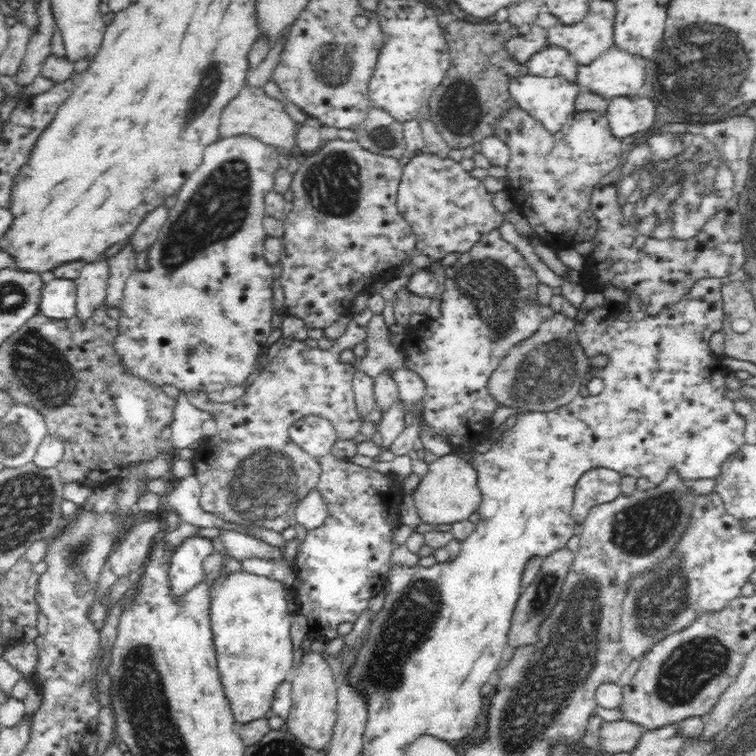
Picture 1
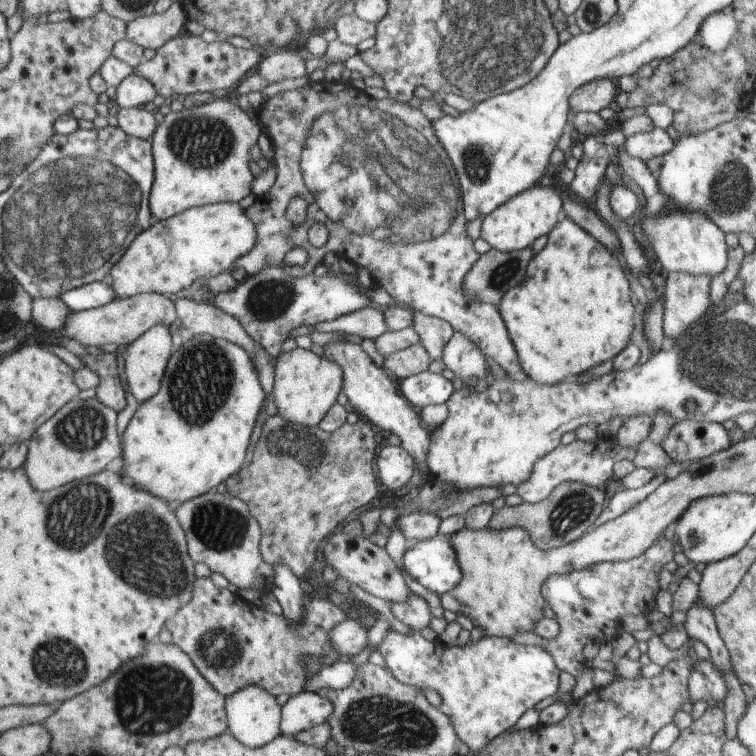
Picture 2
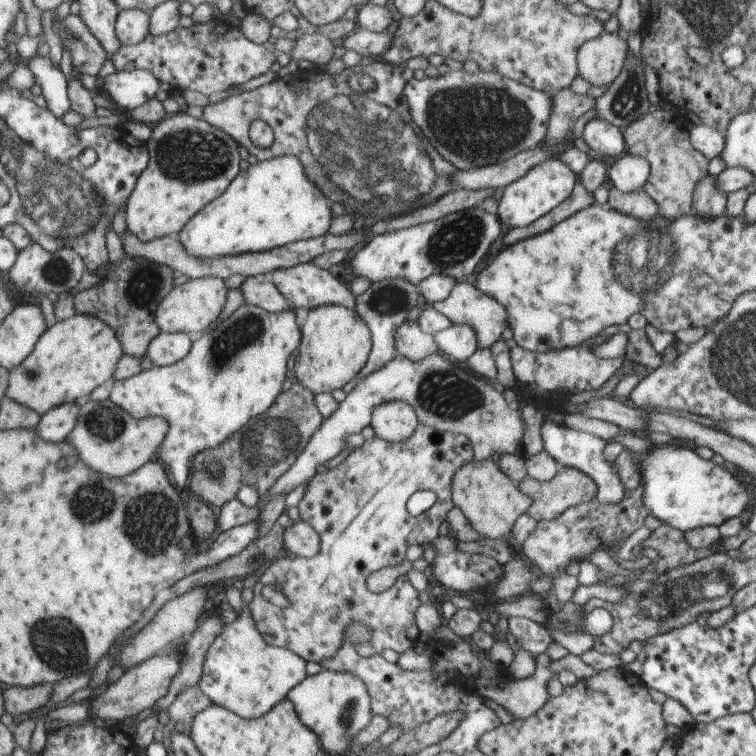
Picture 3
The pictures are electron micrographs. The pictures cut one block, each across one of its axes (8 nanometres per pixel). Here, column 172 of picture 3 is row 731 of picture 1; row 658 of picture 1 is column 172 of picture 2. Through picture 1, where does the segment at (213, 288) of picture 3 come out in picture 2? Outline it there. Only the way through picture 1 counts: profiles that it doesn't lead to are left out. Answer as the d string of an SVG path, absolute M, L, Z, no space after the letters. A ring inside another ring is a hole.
M146 293L135 295L126 299L117 298L105 306L93 310L71 313L66 327L59 331L62 336L79 341L85 346L103 345L127 346L135 342L139 336L143 336L153 326L171 326L178 319L176 301L167 295Z

